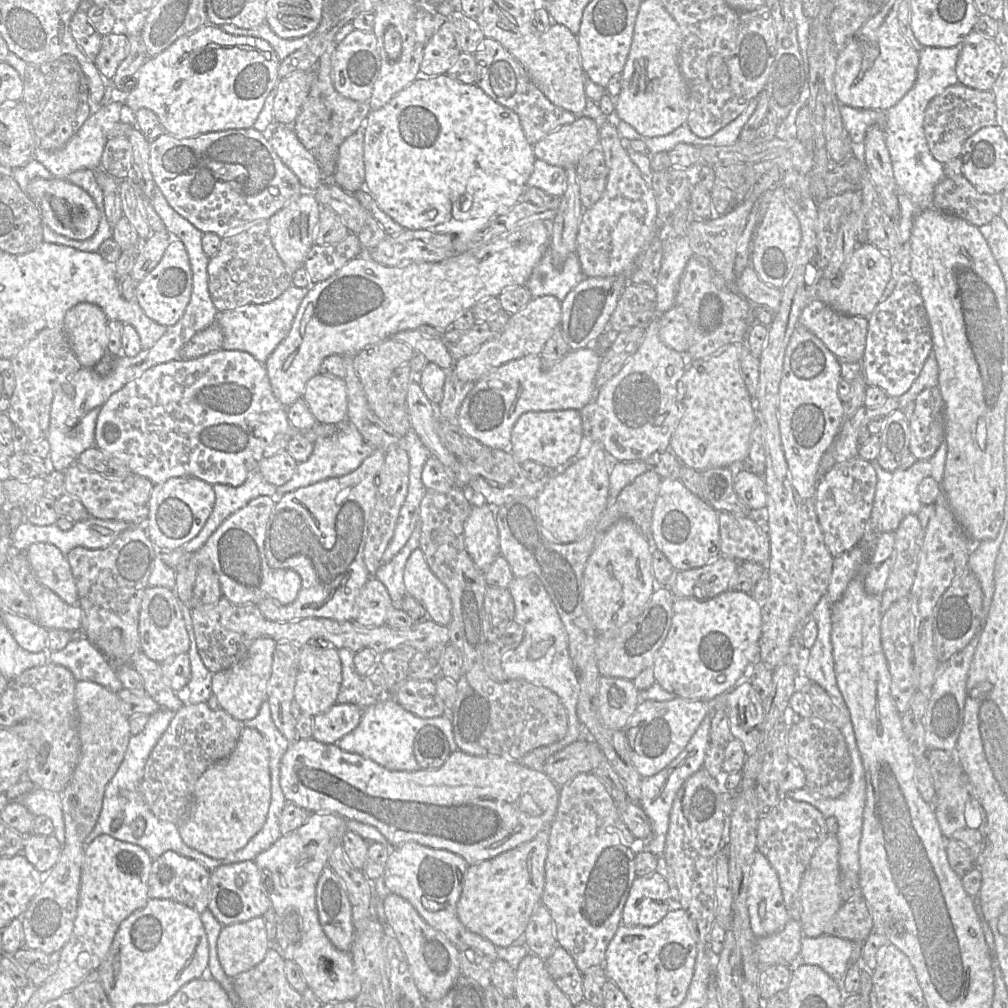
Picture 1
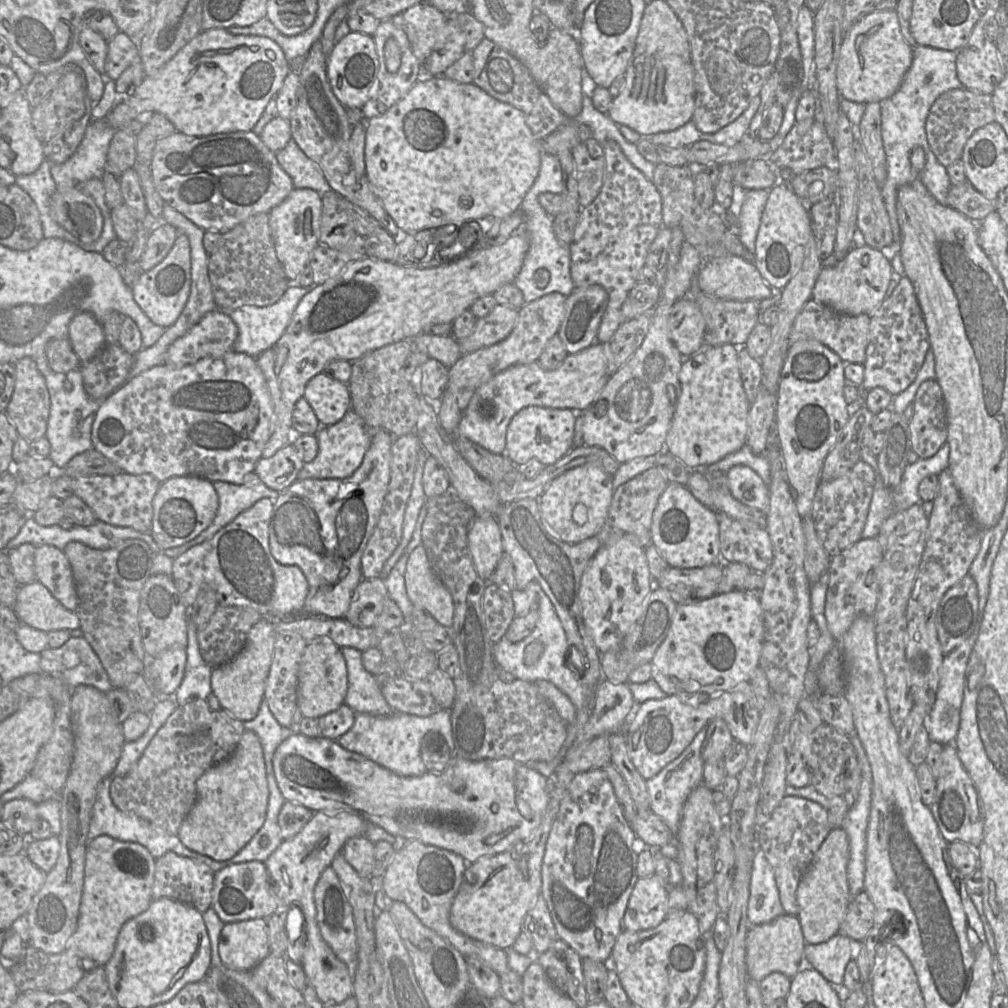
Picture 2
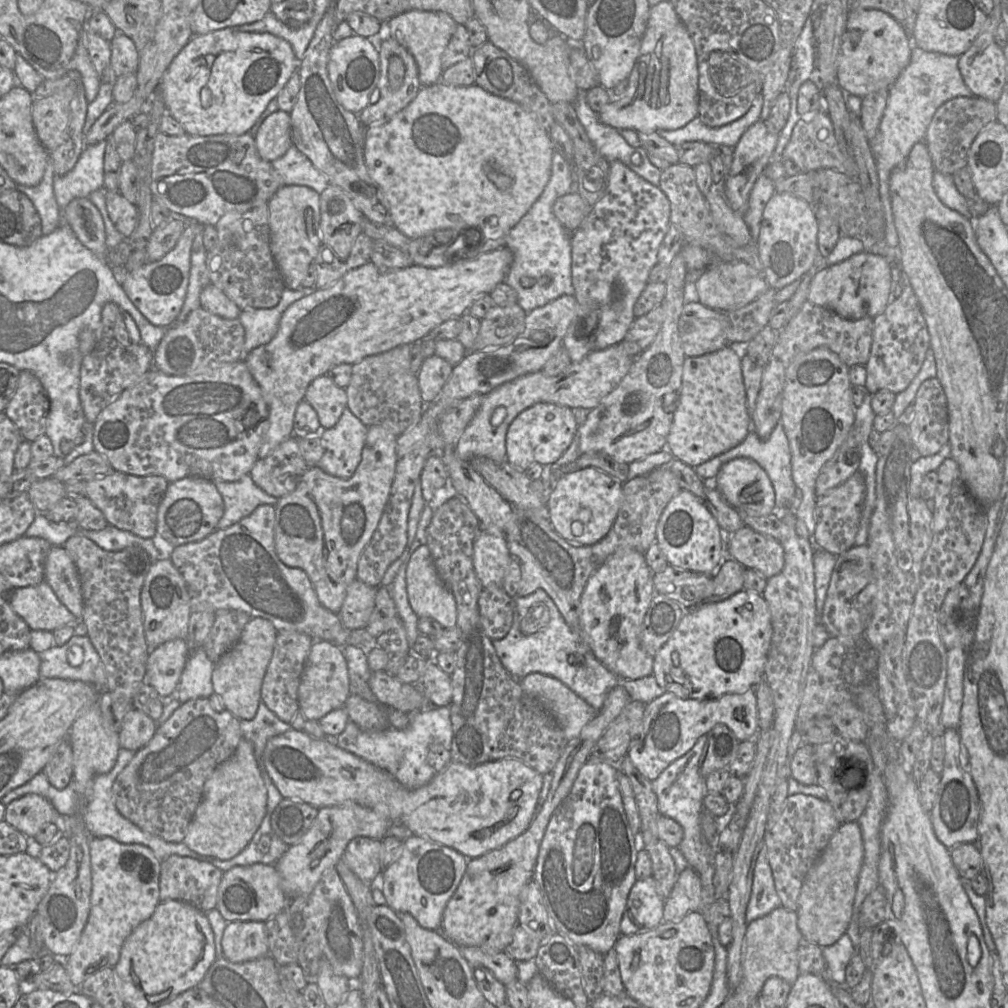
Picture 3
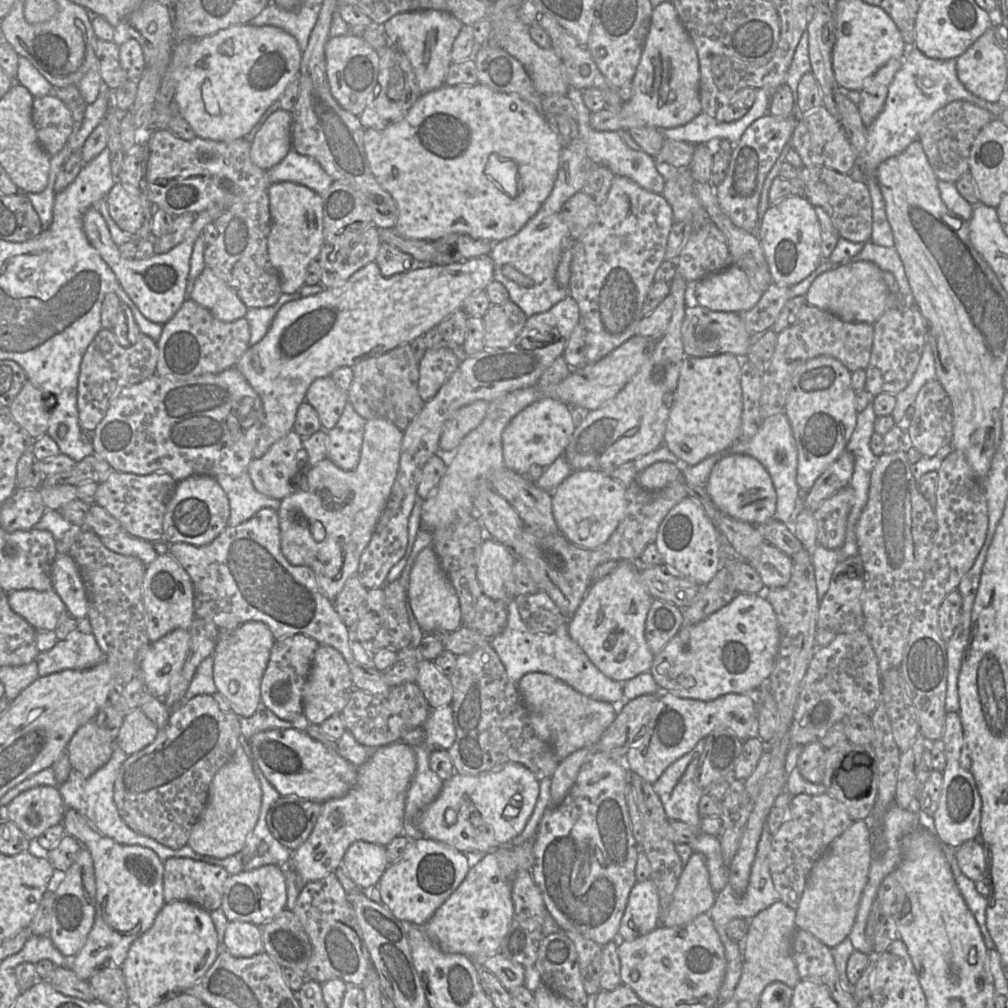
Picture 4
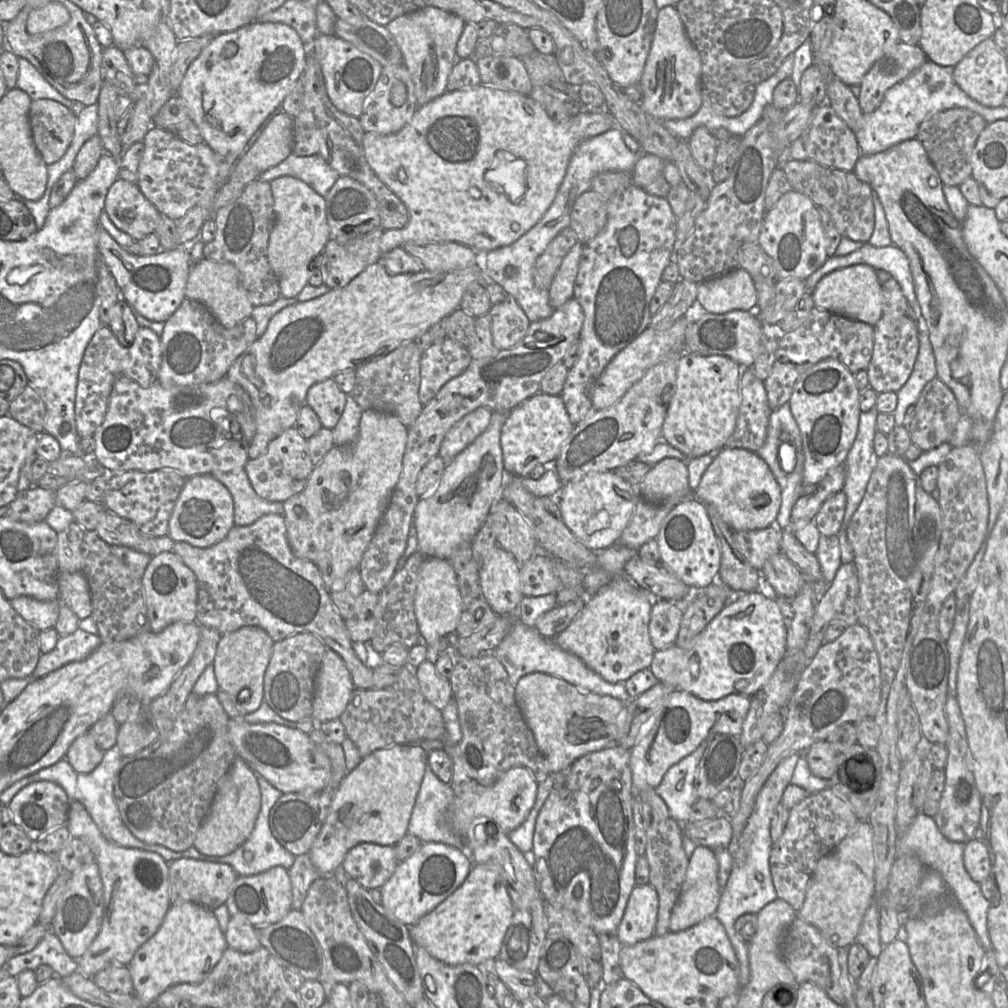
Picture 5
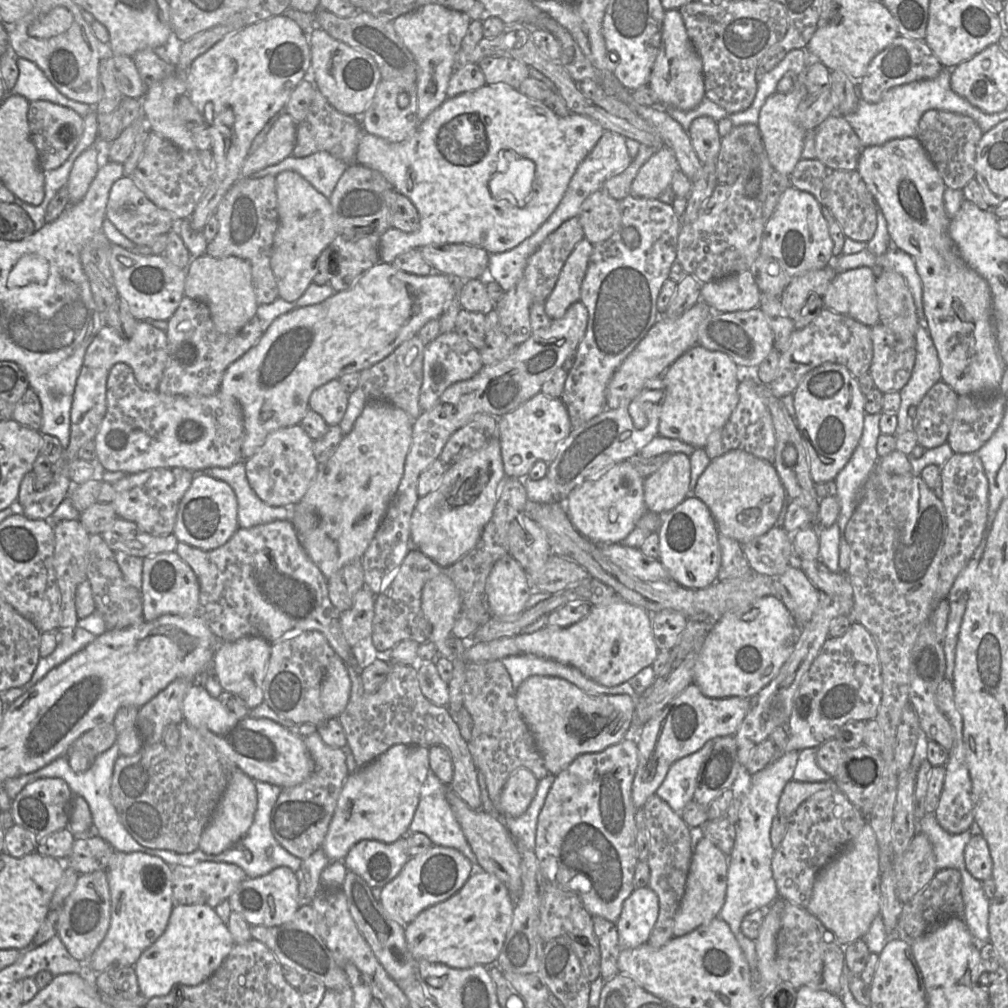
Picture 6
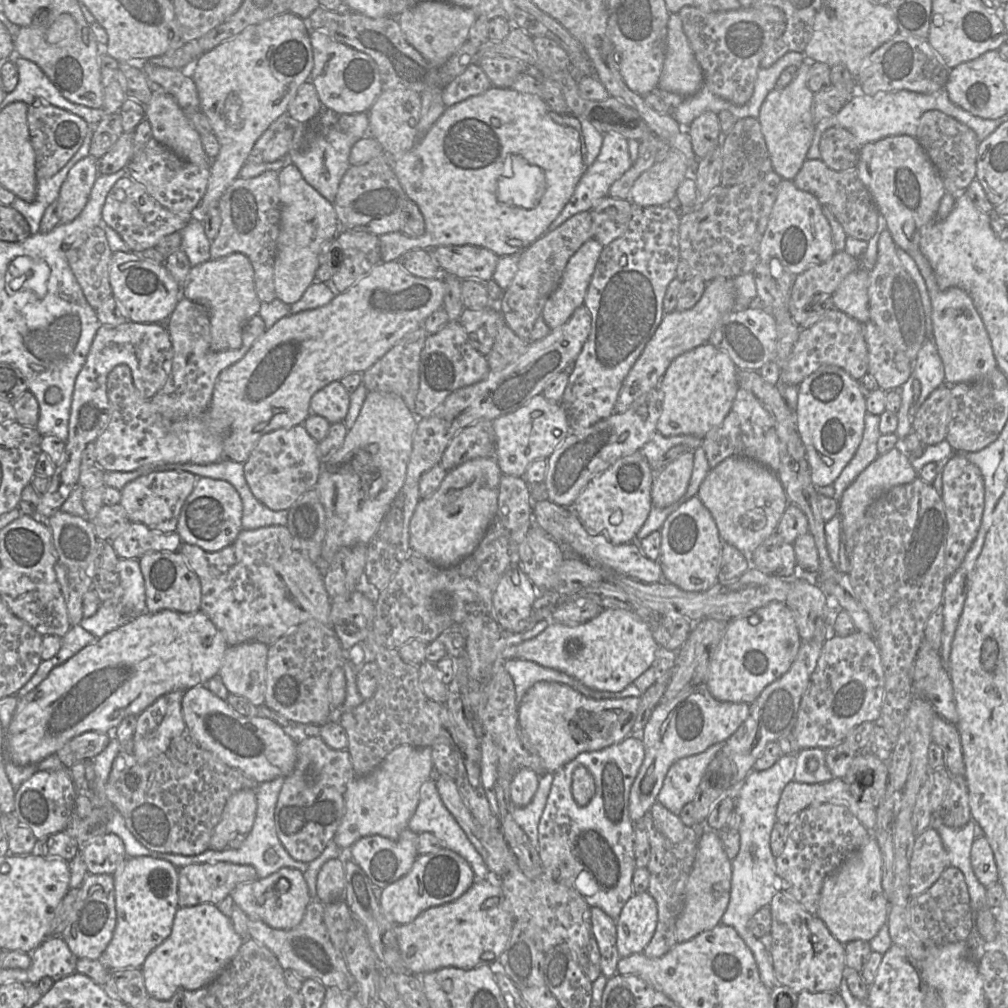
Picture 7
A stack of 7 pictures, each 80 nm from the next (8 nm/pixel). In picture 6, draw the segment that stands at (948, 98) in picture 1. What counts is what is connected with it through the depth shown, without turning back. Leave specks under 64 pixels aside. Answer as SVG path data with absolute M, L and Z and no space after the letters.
M941 110L926 111L918 124L916 138L920 141L948 189L962 190L975 178L977 145L983 132L974 119Z

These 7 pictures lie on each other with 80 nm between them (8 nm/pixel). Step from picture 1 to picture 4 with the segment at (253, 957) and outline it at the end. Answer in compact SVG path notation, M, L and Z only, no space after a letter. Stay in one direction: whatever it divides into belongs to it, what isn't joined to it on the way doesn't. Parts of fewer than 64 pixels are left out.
M230 921L224 934L224 948L235 957L251 957L264 951L261 927Z

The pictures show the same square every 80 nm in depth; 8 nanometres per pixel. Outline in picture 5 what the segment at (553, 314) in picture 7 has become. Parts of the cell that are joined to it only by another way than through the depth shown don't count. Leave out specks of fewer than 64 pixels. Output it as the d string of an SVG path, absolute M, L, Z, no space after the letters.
M576 242L563 258L549 290L549 304L557 309L573 298L574 284L578 273L583 244Z

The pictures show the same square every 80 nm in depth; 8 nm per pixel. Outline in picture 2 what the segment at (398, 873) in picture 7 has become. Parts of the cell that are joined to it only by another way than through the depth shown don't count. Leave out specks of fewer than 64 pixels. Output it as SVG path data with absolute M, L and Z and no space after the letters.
M365 836L349 838L342 848L345 860L362 877L370 878L375 862L375 844Z

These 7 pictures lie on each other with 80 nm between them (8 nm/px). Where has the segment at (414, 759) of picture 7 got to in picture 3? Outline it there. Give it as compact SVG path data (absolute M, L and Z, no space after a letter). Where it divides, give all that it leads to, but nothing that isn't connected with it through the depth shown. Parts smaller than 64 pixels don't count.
M345 803L319 808L309 830L296 844L274 864L281 879L281 886L290 902L297 897L310 894L323 874L335 868L342 858L347 844L355 837L382 840L392 823L373 809L357 803Z

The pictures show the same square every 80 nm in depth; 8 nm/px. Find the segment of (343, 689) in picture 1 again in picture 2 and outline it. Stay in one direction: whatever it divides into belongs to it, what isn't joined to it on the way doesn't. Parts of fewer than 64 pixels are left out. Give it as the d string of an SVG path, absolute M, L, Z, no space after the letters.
M353 647L341 648L344 656L348 688L344 704L356 713L363 712L378 716L388 716L395 711L386 702L374 675L362 663L362 652Z

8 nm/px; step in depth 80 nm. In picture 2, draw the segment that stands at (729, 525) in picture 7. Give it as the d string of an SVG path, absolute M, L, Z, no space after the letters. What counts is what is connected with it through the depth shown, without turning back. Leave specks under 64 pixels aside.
M737 465L726 473L726 477L729 490L736 500L760 511L768 510L769 489L753 469Z

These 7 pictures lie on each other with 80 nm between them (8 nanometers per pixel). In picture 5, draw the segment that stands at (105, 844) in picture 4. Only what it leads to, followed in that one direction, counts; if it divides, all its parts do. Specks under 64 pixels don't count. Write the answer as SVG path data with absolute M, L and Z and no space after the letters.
M77 800L70 802L66 827L71 837L81 839L92 850L103 883L104 909L99 933L77 960L77 972L92 978L108 966L128 966L135 952L159 930L171 906L169 863L156 853L110 842Z

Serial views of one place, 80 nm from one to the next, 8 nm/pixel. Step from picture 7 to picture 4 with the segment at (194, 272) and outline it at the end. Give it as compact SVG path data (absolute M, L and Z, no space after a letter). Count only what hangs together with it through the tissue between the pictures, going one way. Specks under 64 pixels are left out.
M205 267L194 282L189 299L208 309L223 322L233 322L245 317L248 307L224 280Z

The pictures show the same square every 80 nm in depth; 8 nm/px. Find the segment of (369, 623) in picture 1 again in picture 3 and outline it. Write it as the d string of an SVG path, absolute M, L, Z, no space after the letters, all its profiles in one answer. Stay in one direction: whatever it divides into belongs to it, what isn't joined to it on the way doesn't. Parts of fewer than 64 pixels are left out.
M356 578L347 588L338 613L348 630L365 628L374 610L377 587L372 587Z

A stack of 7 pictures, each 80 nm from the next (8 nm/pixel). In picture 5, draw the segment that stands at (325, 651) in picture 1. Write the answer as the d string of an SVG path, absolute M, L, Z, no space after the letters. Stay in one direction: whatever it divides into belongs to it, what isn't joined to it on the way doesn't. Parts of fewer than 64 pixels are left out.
M327 648L315 678L312 719L322 724L339 719L355 687L342 658Z

